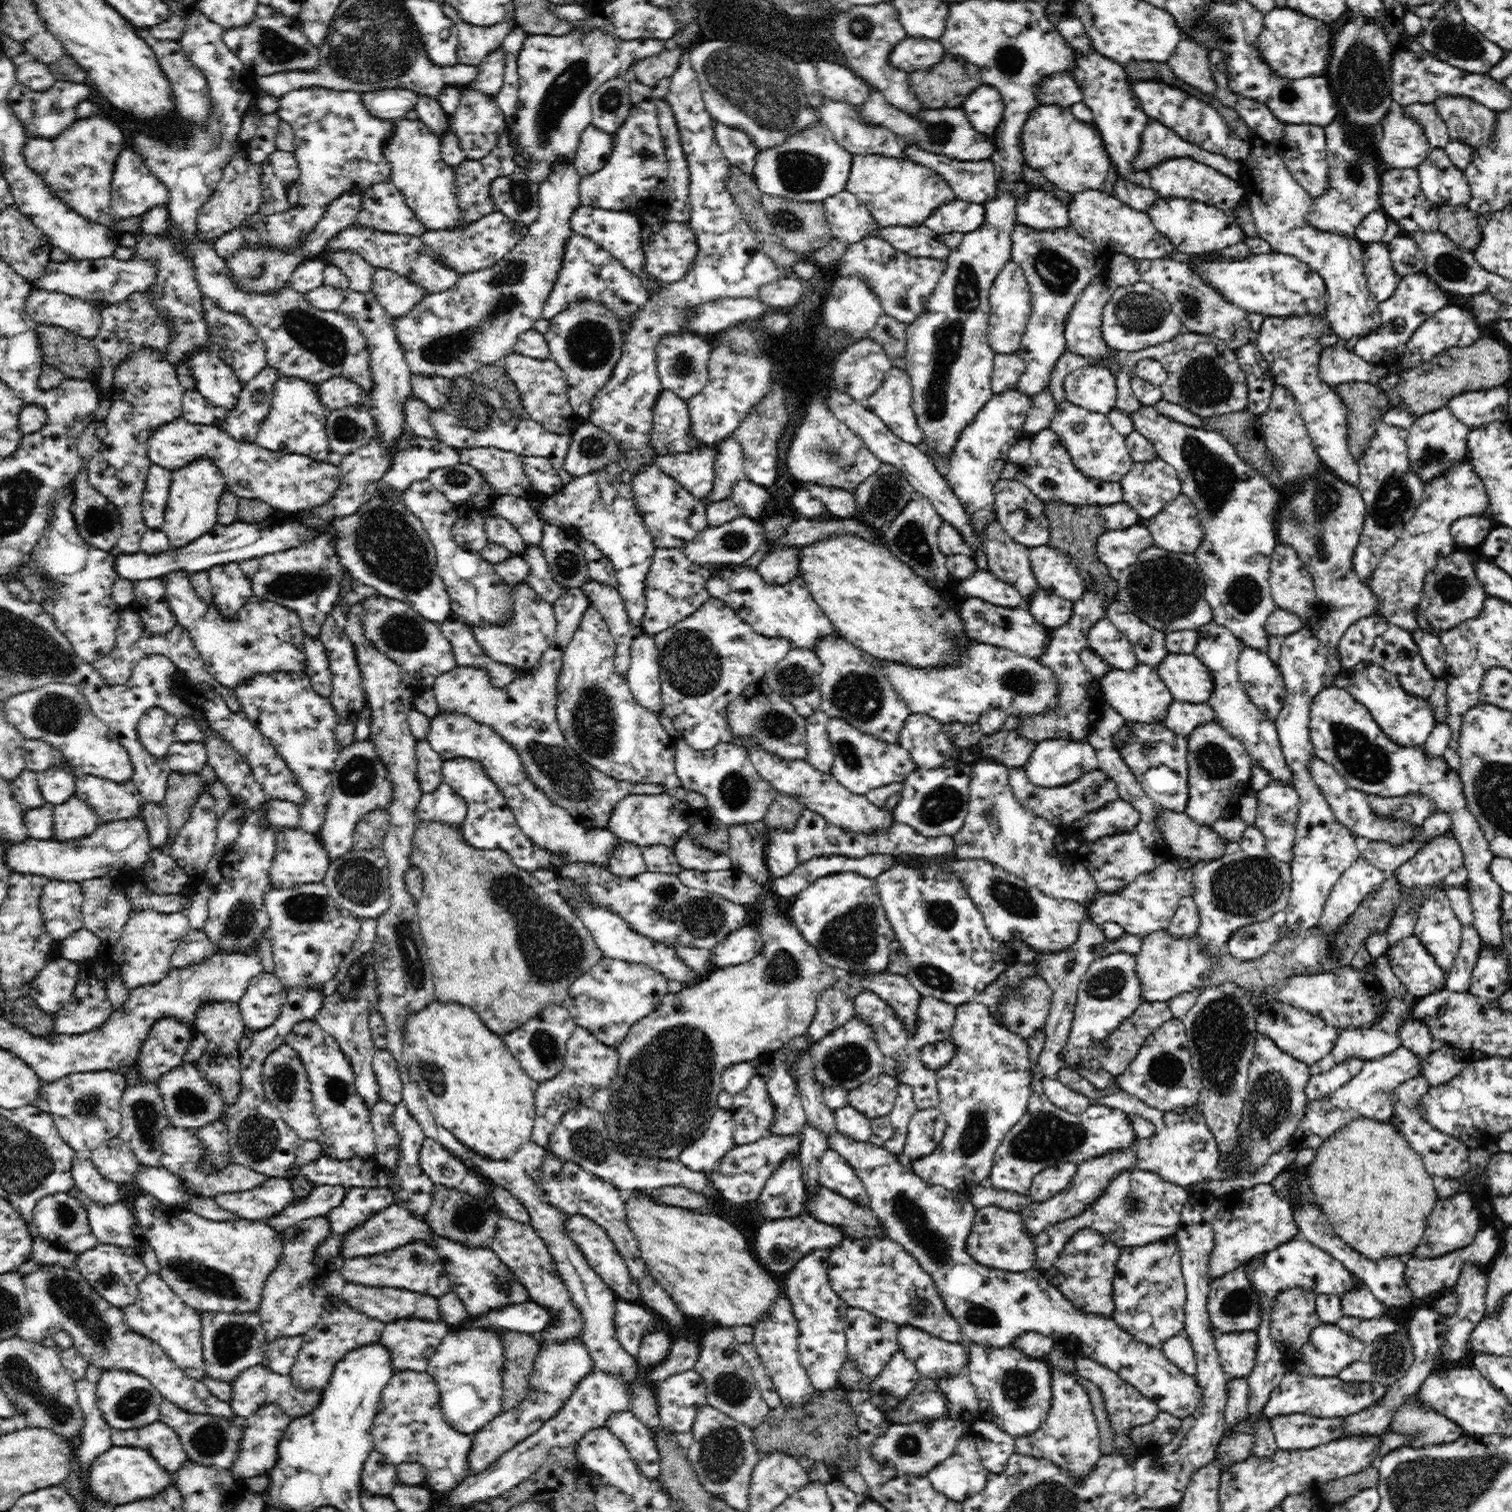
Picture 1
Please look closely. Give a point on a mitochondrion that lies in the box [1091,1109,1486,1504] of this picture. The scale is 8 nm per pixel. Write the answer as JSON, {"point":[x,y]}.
{"point":[1388,1357]}

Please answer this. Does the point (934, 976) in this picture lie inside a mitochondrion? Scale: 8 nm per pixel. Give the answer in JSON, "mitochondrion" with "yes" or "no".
{"mitochondrion":"yes"}

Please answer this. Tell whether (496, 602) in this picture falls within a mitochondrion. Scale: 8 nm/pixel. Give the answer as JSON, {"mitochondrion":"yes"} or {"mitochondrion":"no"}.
{"mitochondrion":"yes"}

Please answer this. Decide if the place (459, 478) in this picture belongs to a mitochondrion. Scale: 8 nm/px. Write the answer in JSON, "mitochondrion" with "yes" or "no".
{"mitochondrion":"yes"}

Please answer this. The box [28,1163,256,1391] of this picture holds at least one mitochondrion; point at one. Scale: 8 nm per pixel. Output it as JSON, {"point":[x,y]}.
{"point":[66,1292]}

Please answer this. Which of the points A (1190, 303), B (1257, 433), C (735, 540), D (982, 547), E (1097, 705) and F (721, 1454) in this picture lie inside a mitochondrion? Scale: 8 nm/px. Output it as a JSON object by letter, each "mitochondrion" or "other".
{"A":"mitochondrion","B":"other","C":"mitochondrion","D":"other","E":"other","F":"mitochondrion"}

